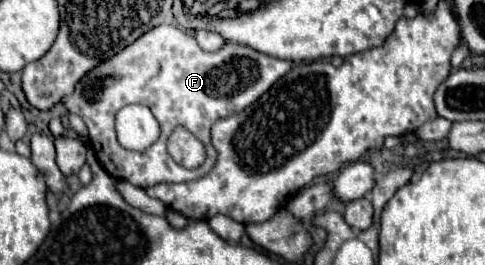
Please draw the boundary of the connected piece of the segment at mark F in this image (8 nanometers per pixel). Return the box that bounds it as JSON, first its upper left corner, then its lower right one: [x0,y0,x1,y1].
[63,25,291,187]

